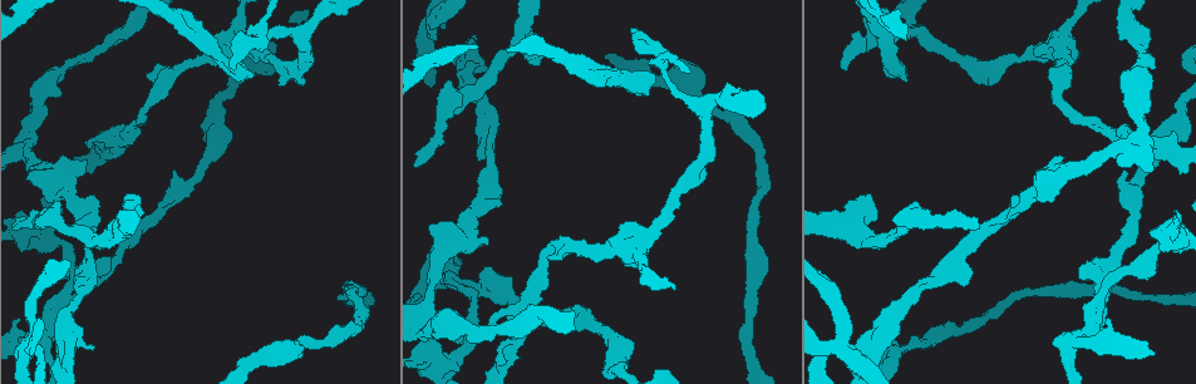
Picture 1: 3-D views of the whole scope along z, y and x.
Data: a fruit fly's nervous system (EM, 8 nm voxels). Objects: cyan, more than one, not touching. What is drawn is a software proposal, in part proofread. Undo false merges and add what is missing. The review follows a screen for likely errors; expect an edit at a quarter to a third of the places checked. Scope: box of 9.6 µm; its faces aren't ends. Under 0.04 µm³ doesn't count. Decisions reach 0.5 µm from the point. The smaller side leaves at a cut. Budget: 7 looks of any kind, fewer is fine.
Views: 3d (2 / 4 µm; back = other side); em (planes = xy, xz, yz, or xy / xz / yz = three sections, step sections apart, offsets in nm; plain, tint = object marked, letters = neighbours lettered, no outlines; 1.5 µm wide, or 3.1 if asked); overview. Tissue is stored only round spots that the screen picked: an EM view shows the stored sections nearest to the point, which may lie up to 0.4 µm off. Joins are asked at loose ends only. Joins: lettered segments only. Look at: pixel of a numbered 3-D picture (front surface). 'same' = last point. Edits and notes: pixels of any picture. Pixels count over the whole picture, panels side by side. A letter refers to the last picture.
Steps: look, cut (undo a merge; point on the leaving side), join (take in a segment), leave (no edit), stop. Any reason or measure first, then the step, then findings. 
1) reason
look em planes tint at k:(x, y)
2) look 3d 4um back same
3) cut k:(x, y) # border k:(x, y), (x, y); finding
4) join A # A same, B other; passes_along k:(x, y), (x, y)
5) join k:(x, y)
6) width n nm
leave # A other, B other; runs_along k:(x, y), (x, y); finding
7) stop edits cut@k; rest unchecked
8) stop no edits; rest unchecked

free end
look em xz step 8 tint at 1:(86, 162)

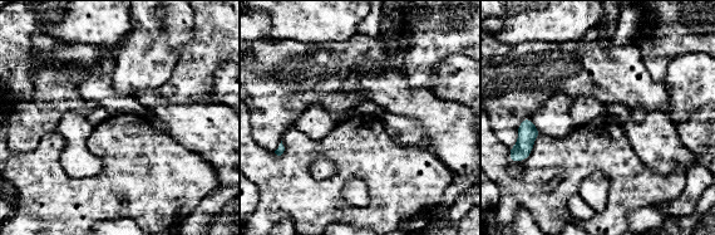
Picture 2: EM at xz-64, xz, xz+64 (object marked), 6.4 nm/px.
cut it another way
look em planes letters same

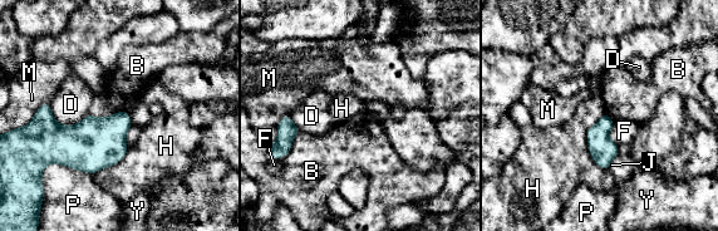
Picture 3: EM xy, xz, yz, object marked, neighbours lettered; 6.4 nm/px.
leave # B other, D other, F other, H other, J other, M other, P other, Y other; border 3:(300, 132), (286, 153); no lettered segment goes on from it

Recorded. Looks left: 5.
an open end
look 3d 2um at 1:(607, 241)

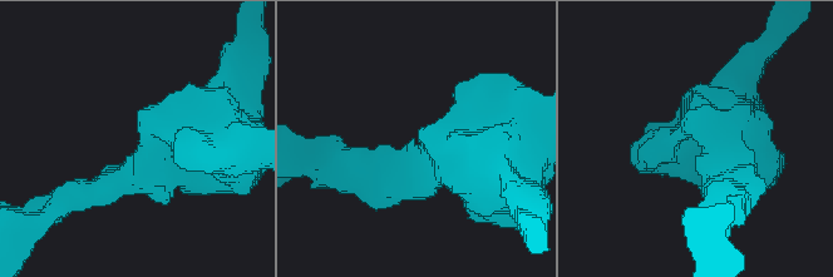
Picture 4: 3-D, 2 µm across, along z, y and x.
need the tissue
look em planes tint at 4:(693, 113)

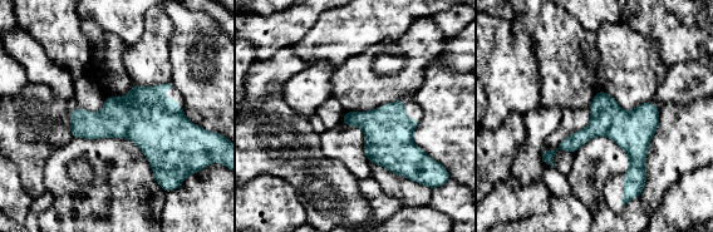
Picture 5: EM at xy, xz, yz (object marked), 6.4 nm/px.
look em planes letters same

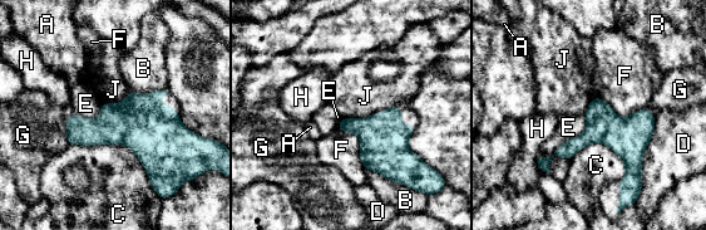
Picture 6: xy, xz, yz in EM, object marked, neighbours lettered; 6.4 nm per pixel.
leave # A other, B other, C other, D other, E other, F other, G other, H other, J other; border 6:(586, 113), (579, 135), (538, 158); no lettered segment goes on from it

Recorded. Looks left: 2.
thick turns thin
look 3d 4um at 1:(1139, 116)

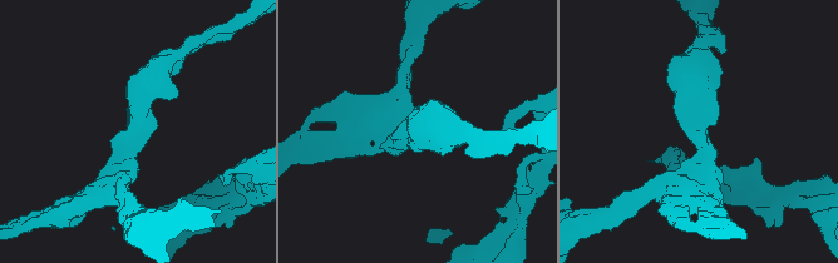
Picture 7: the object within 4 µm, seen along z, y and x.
look em xz step 8 letters at 7:(138, 129)

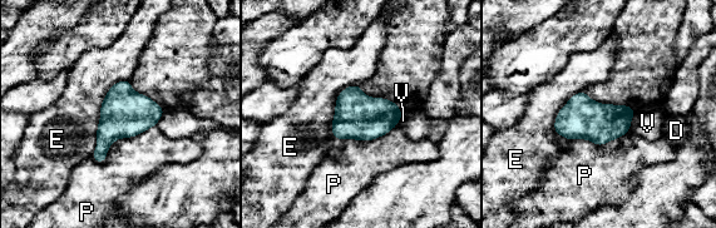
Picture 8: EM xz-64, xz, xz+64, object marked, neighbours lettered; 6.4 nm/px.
leave # D other, E other, P other, V other; border 8:(154, 125), (92, 158); continuous, no second neuron

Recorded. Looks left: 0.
stop no edits; rest unchecked

